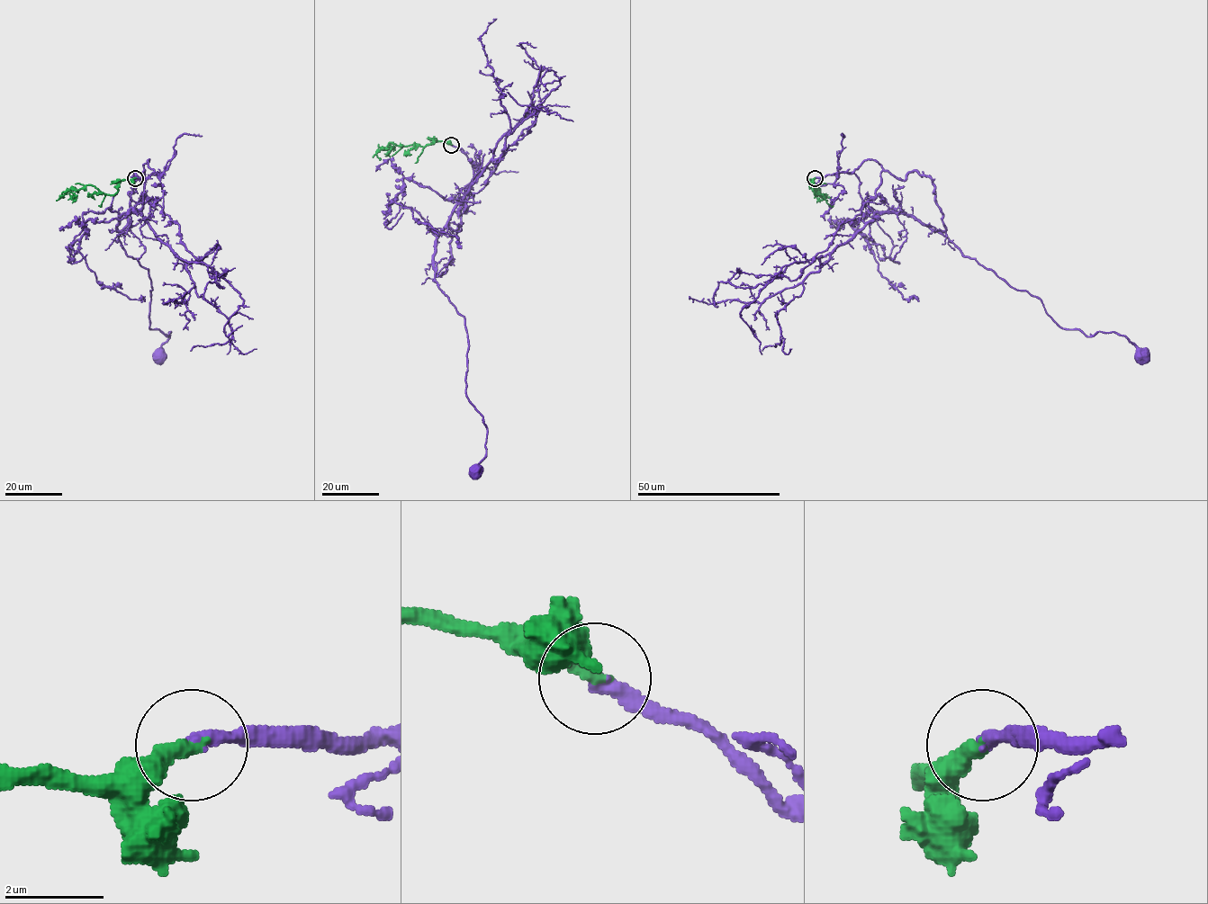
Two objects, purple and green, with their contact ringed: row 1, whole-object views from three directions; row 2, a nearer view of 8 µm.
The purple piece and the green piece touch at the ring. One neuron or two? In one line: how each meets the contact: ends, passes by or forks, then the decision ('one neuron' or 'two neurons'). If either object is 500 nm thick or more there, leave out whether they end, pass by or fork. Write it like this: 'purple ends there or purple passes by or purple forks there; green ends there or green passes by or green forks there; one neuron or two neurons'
purple ends there; green ends there; one neuron

